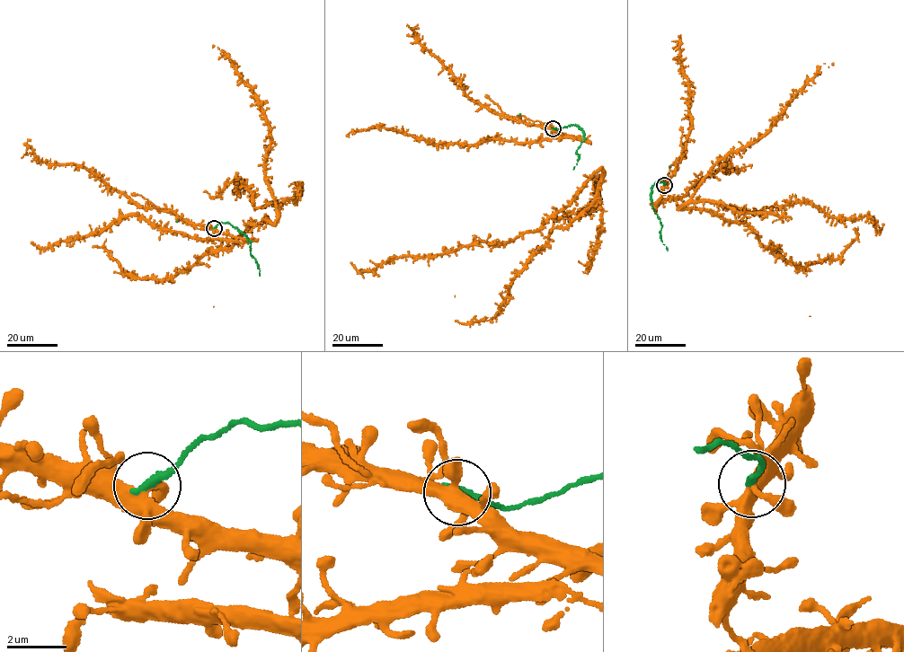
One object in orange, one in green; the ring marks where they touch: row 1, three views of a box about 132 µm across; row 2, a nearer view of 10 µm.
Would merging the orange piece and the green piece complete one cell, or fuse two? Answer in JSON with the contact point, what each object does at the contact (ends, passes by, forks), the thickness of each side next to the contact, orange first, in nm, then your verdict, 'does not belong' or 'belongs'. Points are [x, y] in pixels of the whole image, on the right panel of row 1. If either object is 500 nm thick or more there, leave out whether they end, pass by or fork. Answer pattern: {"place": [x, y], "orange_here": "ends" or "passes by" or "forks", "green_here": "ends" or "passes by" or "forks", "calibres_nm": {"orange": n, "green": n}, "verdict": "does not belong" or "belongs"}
{"place": [664, 185], "orange_here": "forks", "green_here": "ends", "calibres_nm": {"orange": 320, "green": 280}, "verdict": "belongs"}

